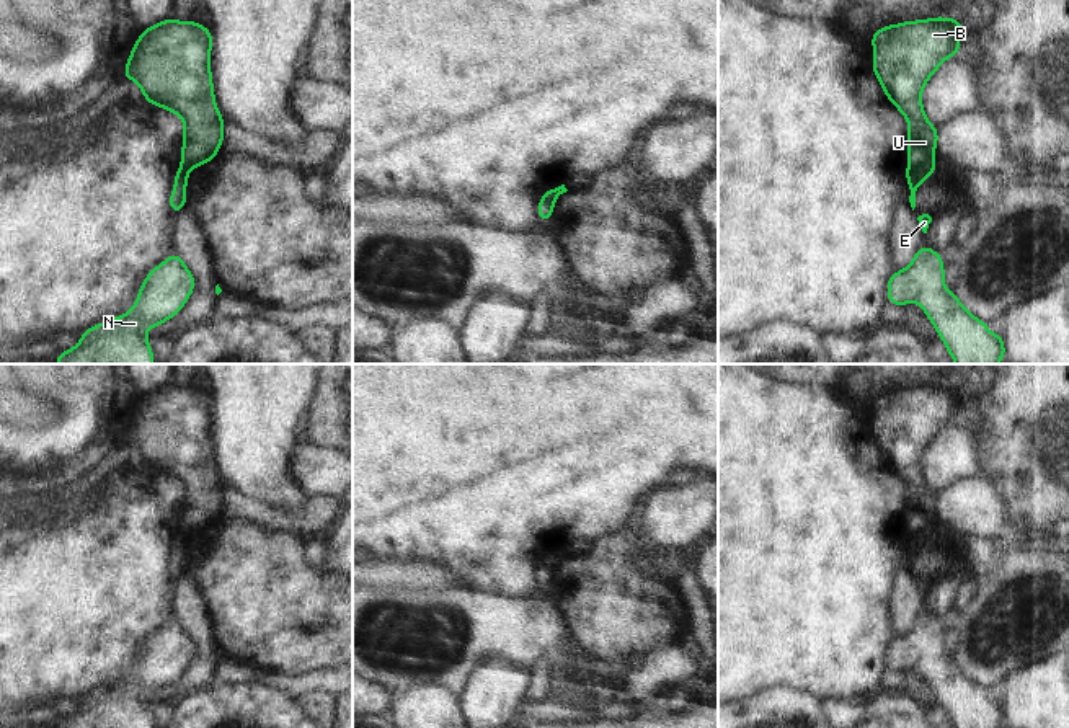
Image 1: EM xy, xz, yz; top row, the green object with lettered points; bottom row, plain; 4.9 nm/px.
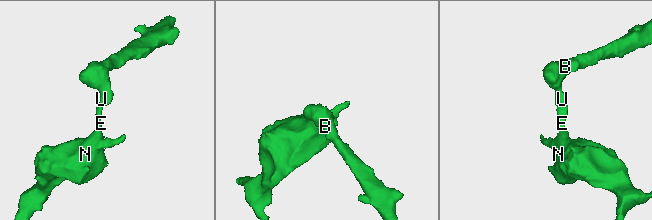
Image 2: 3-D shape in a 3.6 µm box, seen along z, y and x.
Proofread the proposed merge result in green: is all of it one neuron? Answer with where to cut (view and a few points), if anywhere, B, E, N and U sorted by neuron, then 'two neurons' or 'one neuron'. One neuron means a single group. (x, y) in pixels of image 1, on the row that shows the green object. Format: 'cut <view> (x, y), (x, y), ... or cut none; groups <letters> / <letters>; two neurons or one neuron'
cut yz (931, 155), (919, 164), (909, 165); groups B U / E N; two neurons

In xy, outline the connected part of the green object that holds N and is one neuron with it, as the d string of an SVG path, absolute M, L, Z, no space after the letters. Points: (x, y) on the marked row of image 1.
M173 253L142 282L137 304L122 317L80 333L82 343L52 361L57 364L152 364L145 330L173 318L194 291L194 277Z

